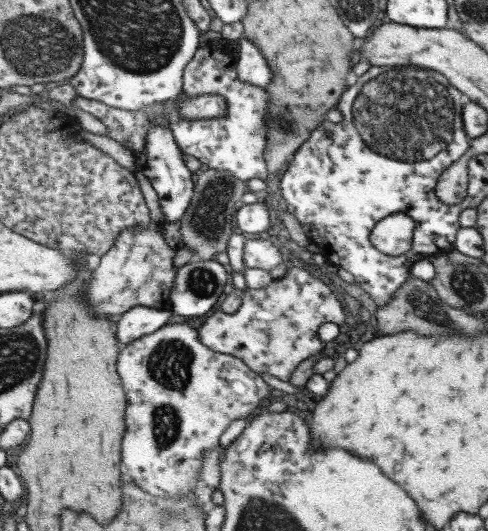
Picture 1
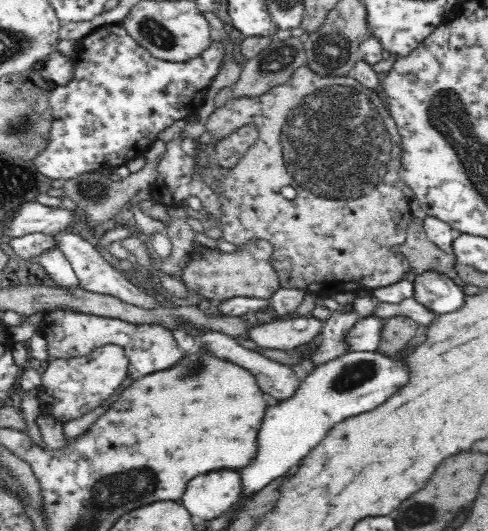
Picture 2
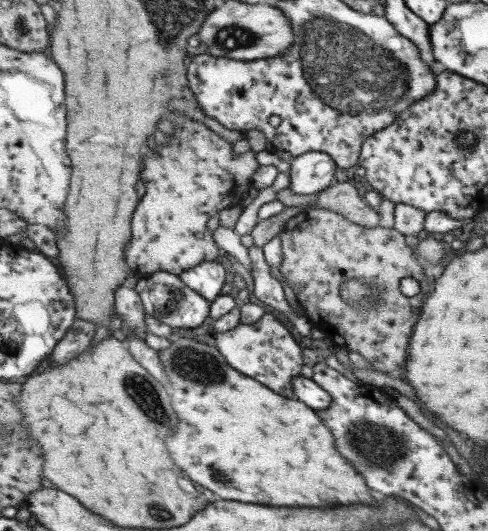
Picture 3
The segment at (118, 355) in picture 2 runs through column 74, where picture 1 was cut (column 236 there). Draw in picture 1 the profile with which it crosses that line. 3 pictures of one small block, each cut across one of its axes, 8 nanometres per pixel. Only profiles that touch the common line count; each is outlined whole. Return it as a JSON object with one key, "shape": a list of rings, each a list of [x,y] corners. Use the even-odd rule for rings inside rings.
{"shape":[[[183,323],[163,325],[123,346],[117,356],[117,374],[127,398],[121,462],[127,468],[127,476],[141,486],[141,490],[167,500],[185,498],[185,494],[193,490],[202,465],[202,454],[218,448],[219,436],[232,420],[245,418],[260,400],[276,396],[276,391],[267,386],[240,358],[203,346],[196,329]]]}

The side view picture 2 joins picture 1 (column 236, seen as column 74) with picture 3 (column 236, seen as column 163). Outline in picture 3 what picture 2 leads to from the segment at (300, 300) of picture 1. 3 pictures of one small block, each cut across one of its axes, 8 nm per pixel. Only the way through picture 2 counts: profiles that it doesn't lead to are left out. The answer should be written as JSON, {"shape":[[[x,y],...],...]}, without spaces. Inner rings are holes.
{"shape":[[[267,310],[259,320],[250,325],[239,323],[225,332],[215,332],[215,348],[227,365],[235,371],[253,378],[274,394],[292,399],[294,398],[292,379],[300,376],[301,367],[304,365],[301,359],[302,350],[289,330],[277,319],[278,316],[275,312]]]}

